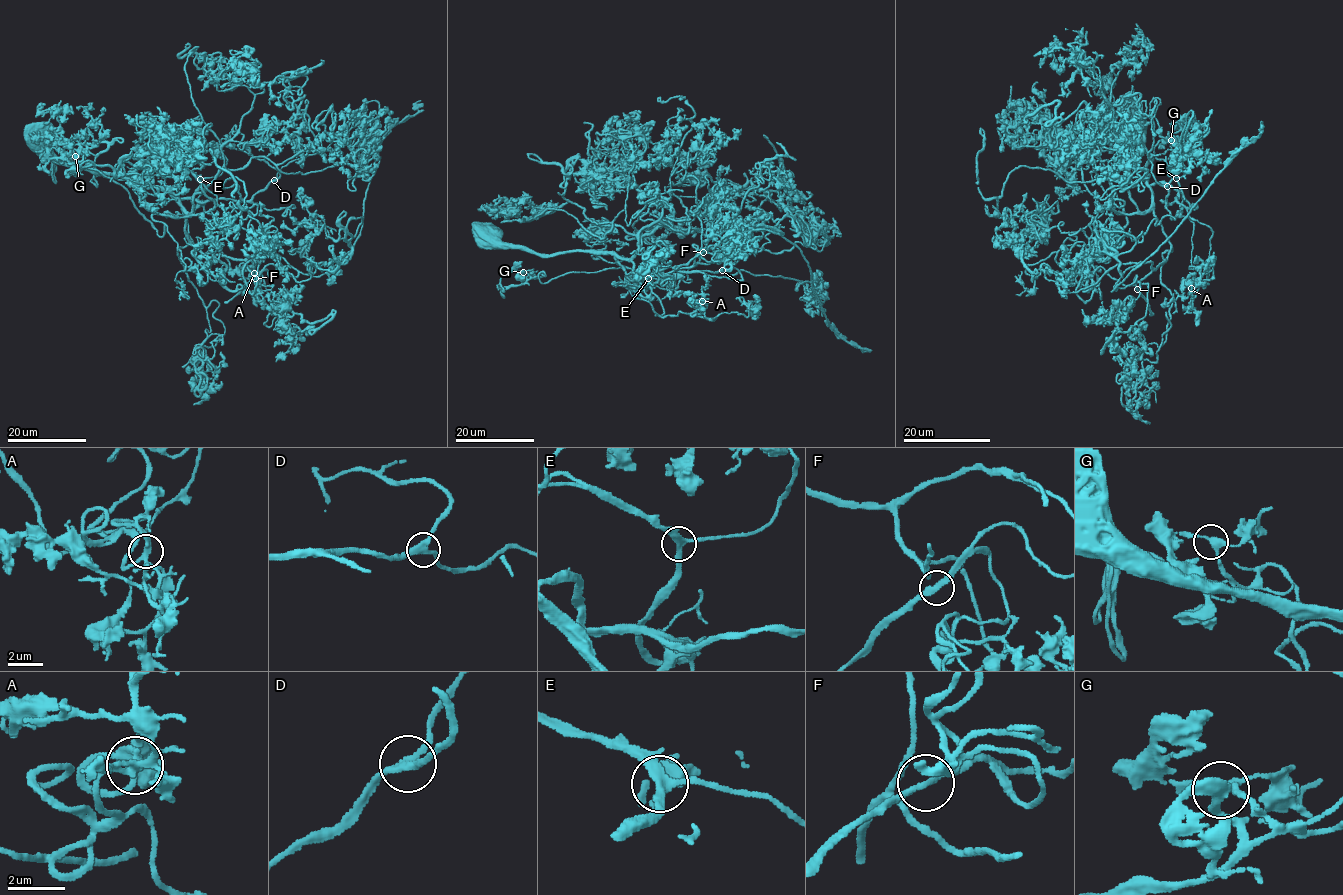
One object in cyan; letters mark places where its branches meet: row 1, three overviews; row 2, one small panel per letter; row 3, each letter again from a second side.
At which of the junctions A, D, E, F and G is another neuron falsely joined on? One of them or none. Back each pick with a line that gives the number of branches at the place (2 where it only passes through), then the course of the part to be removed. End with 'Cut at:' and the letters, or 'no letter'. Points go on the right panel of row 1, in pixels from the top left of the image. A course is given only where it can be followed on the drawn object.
Cut at: no letter

